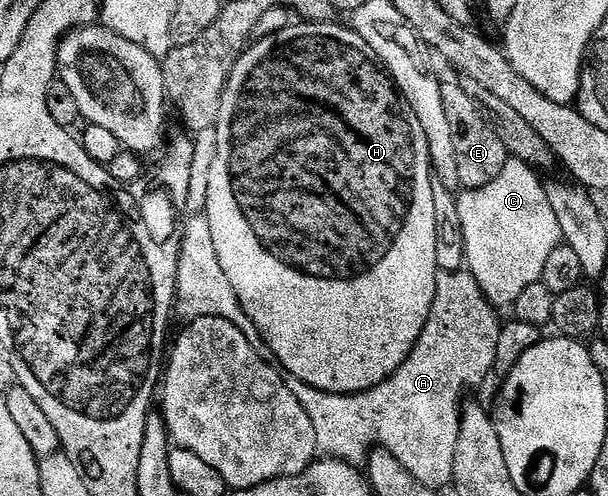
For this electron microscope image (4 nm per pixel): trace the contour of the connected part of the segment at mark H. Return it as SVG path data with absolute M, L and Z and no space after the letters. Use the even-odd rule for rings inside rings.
M298 21L263 40L251 42L242 52L222 91L216 153L208 173L204 218L212 229L212 245L216 245L220 269L224 269L224 277L228 277L244 313L270 346L270 354L277 366L286 375L304 381L304 385L312 389L333 395L355 395L380 385L392 377L400 365L404 365L420 333L424 333L428 313L432 313L440 270L436 261L436 212L428 137L424 137L424 129L420 129L420 121L416 121L412 105L408 105L405 97L398 92L398 87L376 53L372 53L368 41L357 35L353 26L341 27L340 24L338 21Z

